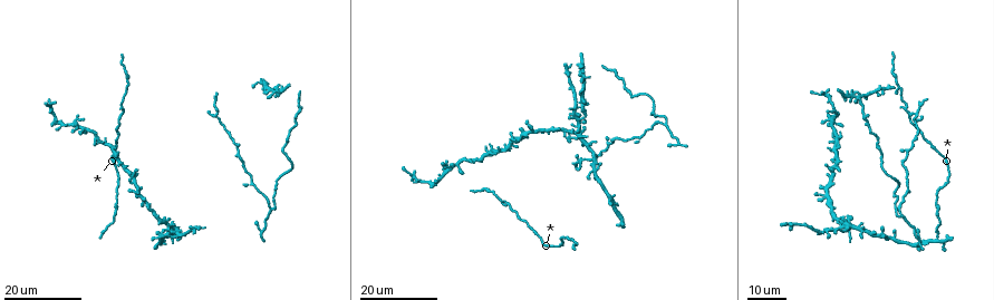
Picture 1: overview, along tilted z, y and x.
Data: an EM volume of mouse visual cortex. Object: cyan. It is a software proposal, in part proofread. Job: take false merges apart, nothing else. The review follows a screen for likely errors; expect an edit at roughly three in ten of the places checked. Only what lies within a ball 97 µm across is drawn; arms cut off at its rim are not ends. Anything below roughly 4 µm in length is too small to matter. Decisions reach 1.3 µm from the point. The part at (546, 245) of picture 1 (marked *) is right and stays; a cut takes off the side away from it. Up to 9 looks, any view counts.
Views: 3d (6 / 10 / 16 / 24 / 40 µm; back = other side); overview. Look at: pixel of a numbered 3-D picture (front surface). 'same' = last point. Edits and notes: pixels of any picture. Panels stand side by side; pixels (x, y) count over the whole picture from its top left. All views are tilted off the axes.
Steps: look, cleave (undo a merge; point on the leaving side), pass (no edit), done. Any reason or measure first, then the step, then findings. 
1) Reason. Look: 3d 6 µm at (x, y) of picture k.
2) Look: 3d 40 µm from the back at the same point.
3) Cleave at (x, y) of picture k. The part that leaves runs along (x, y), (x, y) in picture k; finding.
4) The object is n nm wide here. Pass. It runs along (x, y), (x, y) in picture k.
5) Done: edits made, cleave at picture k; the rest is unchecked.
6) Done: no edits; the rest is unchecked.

Branch point. Look: 3d 24 µm at (907, 110) of picture 1.

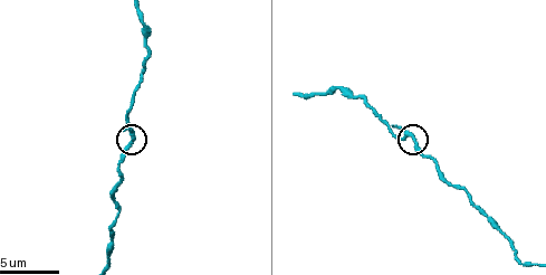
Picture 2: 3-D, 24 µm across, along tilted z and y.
Closer look. Look: 3d 10 µm at (133, 140) of picture 2.

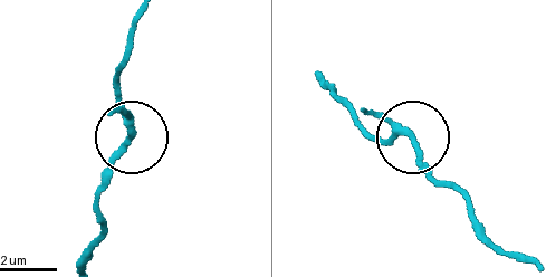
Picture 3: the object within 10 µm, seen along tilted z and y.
The object is 190 nm wide here. Pass. All the same cell.

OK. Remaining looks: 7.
A fork. Look: 3d 16 µm at (579, 161) of picture 1.

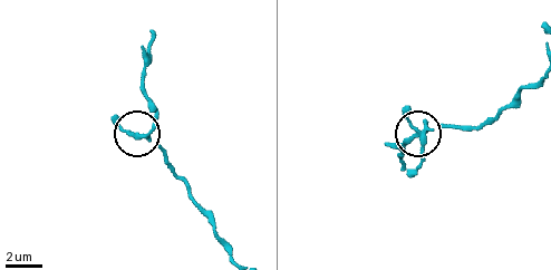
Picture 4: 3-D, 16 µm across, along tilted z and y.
Look: 3d 6 µm at (149, 138) of picture 4.

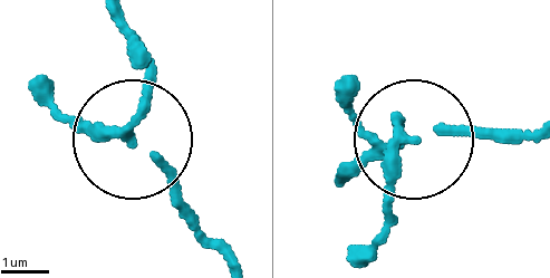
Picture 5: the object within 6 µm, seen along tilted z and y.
The side arm is 8 µm long. Pass. One cell here.

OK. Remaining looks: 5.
Three-way junction. Look: 3d 16 µm at (903, 218) of picture 1.

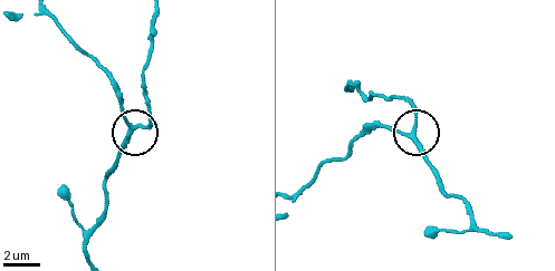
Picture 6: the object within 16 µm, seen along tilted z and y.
Look: 3d 6 µm at (132, 126) of picture 6.

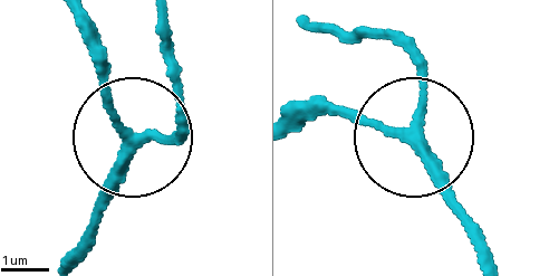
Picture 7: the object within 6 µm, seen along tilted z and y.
The side arm is 12 µm long. Pass. It runs along (78, 19), (132, 138), (78, 248) in picture 7; continuous, no second cell.

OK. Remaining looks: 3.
Arms run side by side. Look: 3d 24 µm at (565, 71) of picture 1.

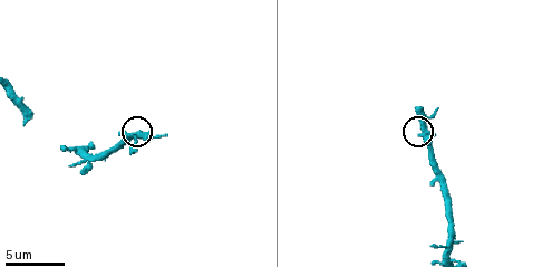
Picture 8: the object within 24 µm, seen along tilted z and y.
Look: 3d 10 µm at (424, 124) of picture 8.

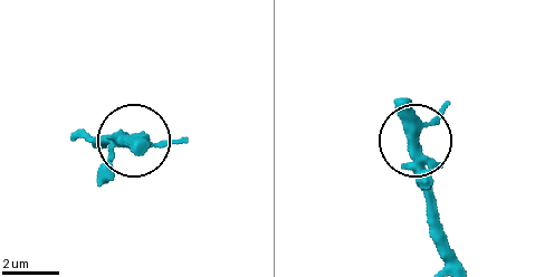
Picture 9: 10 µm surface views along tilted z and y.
The object is 370 nm wide here. Pass. It runs along (457, 259), (414, 140) in picture 9; all the same cell.

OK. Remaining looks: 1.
Done: no edits; the rest is unchecked.

